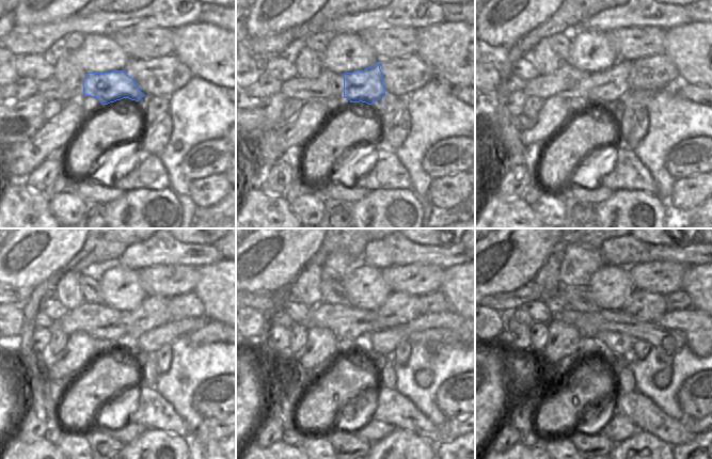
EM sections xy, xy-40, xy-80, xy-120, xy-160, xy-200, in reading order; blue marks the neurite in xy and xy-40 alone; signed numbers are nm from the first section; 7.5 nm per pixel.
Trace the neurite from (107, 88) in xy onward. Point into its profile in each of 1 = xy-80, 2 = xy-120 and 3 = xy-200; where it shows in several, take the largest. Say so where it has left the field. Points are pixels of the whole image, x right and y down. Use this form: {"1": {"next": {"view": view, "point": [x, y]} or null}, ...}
{"1": {"next": {"view": "xy-80", "point": [611, 85]}}, "2": {"next": {"view": "xy-120", "point": [154, 311]}}, "3": {"next": {"view": "xy-200", "point": [645, 306]}}}

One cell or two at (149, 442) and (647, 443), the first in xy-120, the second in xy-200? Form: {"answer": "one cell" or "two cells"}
{"answer": "one cell"}

